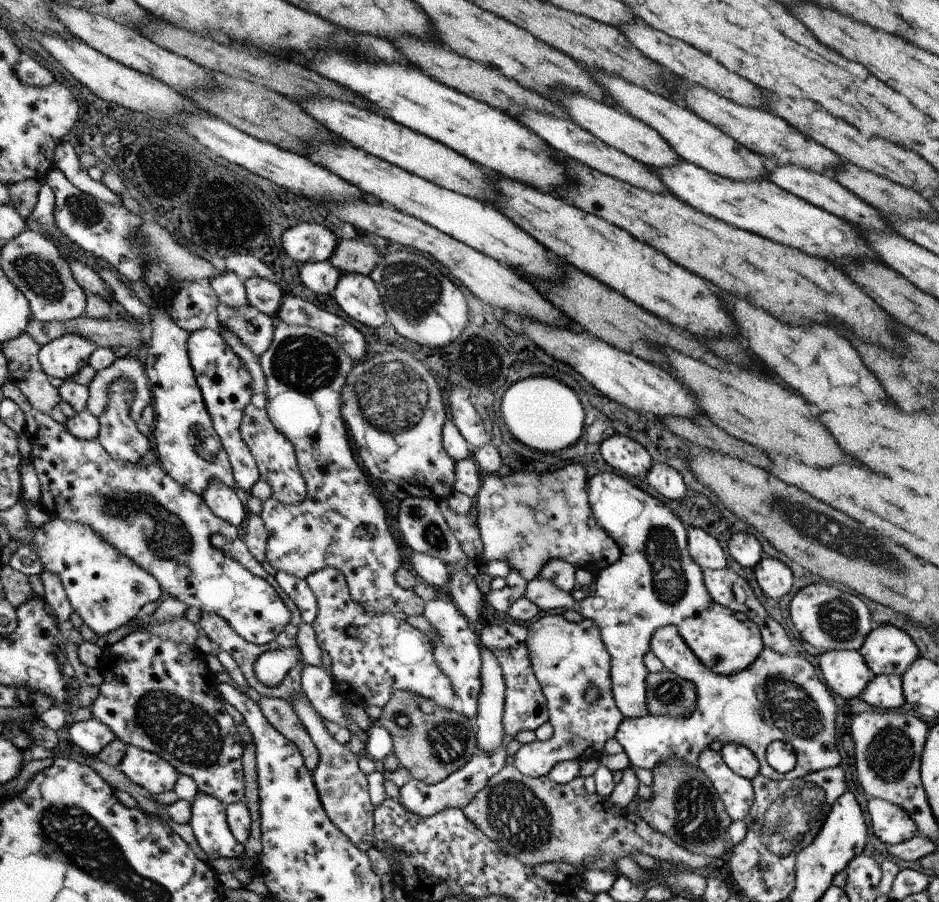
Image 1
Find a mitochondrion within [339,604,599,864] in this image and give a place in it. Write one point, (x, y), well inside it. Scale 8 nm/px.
(515, 813)

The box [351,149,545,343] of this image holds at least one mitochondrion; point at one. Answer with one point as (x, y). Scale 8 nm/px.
(413, 289)

